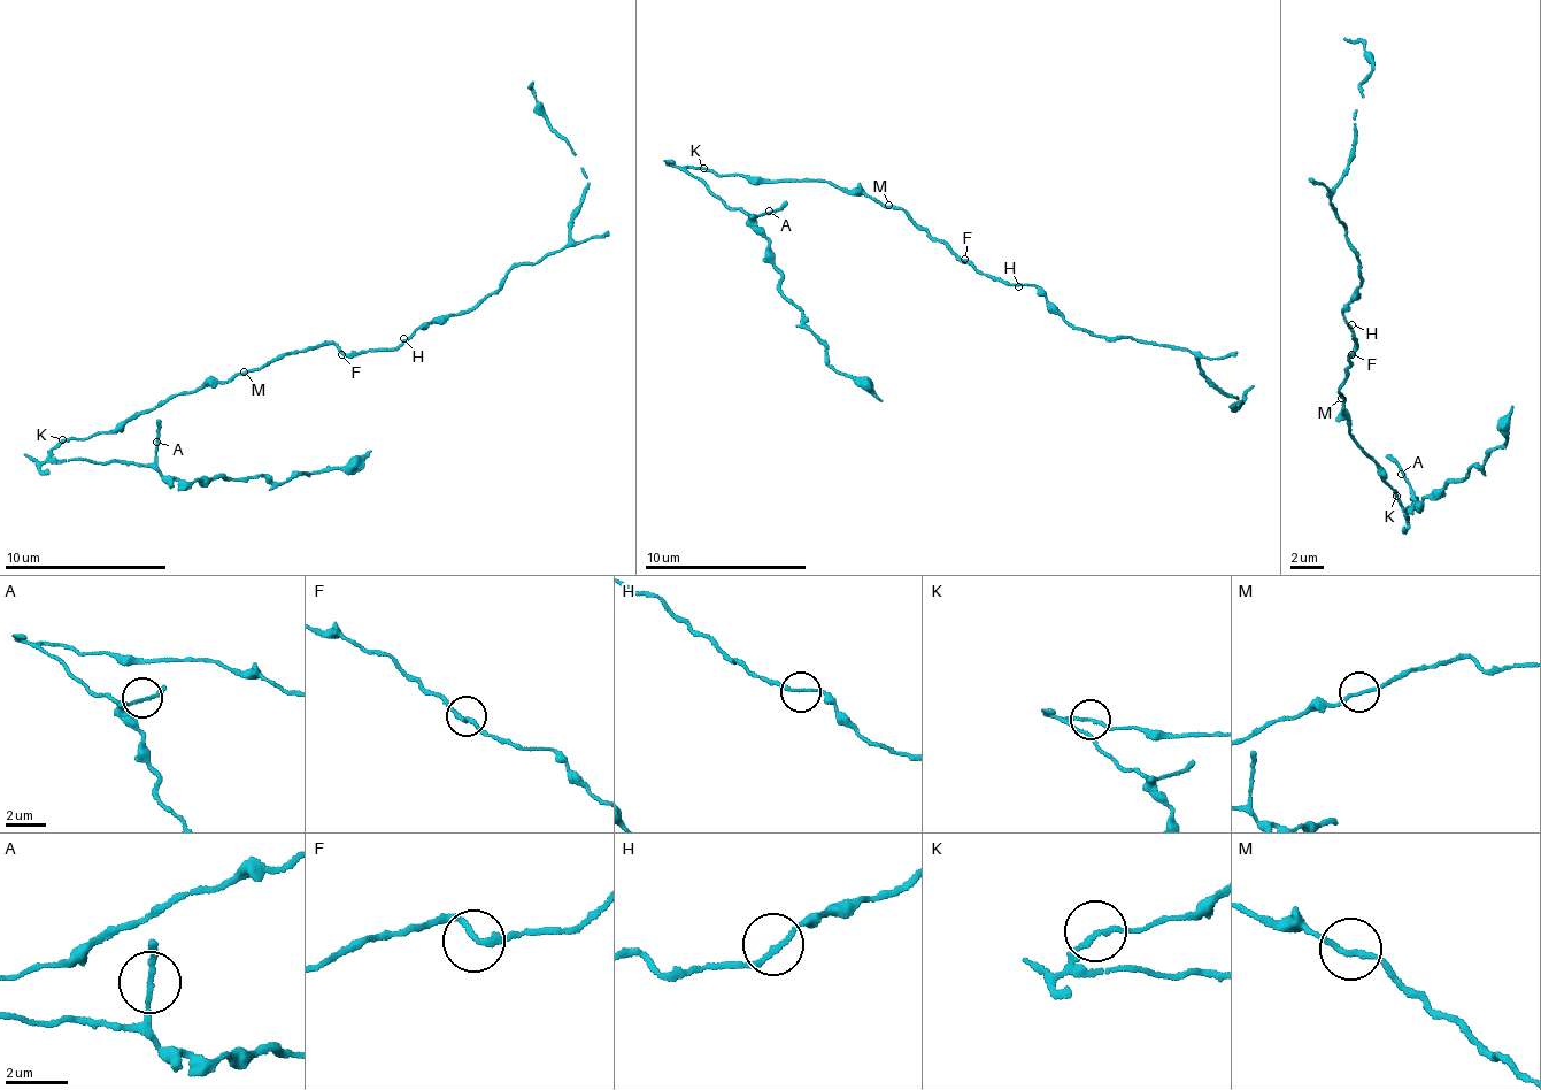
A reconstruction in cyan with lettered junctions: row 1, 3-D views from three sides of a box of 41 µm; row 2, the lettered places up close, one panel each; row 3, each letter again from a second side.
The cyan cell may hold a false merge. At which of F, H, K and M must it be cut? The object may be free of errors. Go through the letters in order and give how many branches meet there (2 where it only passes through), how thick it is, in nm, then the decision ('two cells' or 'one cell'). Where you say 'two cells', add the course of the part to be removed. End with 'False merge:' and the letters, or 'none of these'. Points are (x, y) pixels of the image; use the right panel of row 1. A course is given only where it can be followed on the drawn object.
F: 2 branches meet; 170 nm thick; one cell
H: 2 branches meet; 140 nm thick; one cell
K: 2 branches meet; 140 nm thick; two cells; foreign part runs (1397, 496), (1404, 513), (1412, 496), (1423, 501), (1465, 480), (1471, 466), (1482, 468), (1504, 444), (1511, 407)
M: 2 branches meet; 150 nm thick; one cell
False merge: K

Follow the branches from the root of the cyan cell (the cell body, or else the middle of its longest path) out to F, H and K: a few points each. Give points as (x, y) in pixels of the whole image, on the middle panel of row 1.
F: (888, 208), (899, 207), (962, 261), (964, 259)
H: (888, 208), (899, 207), (961, 259), (971, 261), (987, 276), (994, 275), (1018, 286)
K: (888, 208), (861, 193), (847, 196), (826, 181), (754, 184), (737, 173), (714, 175), (703, 169)

